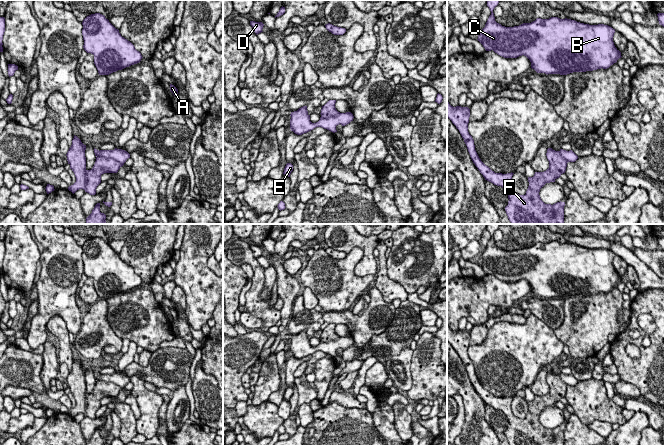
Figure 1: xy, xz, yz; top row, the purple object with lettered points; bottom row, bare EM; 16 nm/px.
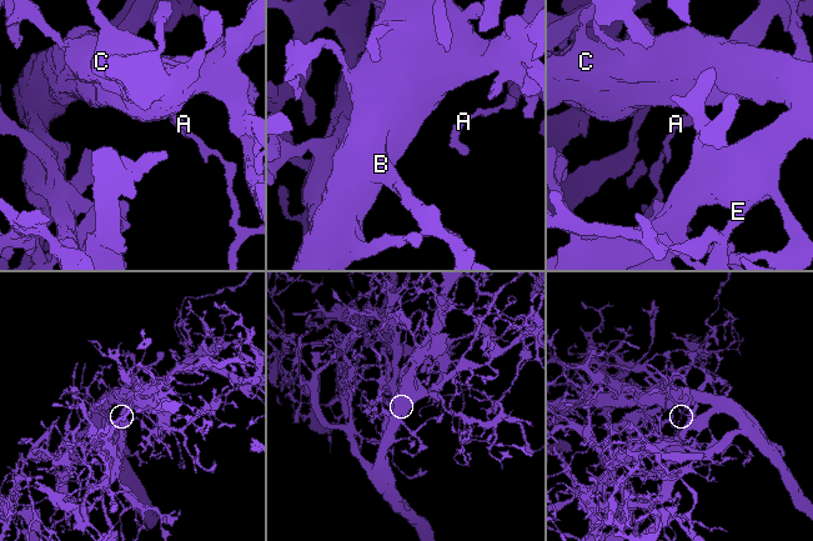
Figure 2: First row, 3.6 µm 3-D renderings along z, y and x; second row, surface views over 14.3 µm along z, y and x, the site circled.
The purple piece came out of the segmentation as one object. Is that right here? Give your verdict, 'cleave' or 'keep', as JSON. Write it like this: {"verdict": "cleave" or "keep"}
{"verdict": "cleave"}

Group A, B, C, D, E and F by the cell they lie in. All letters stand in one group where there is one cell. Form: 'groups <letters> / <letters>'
groups A B C D E / F

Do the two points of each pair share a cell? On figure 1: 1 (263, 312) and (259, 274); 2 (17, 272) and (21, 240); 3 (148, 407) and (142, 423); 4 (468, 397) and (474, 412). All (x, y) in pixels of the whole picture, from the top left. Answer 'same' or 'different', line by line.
1: same
2: same
3: same
4: same

